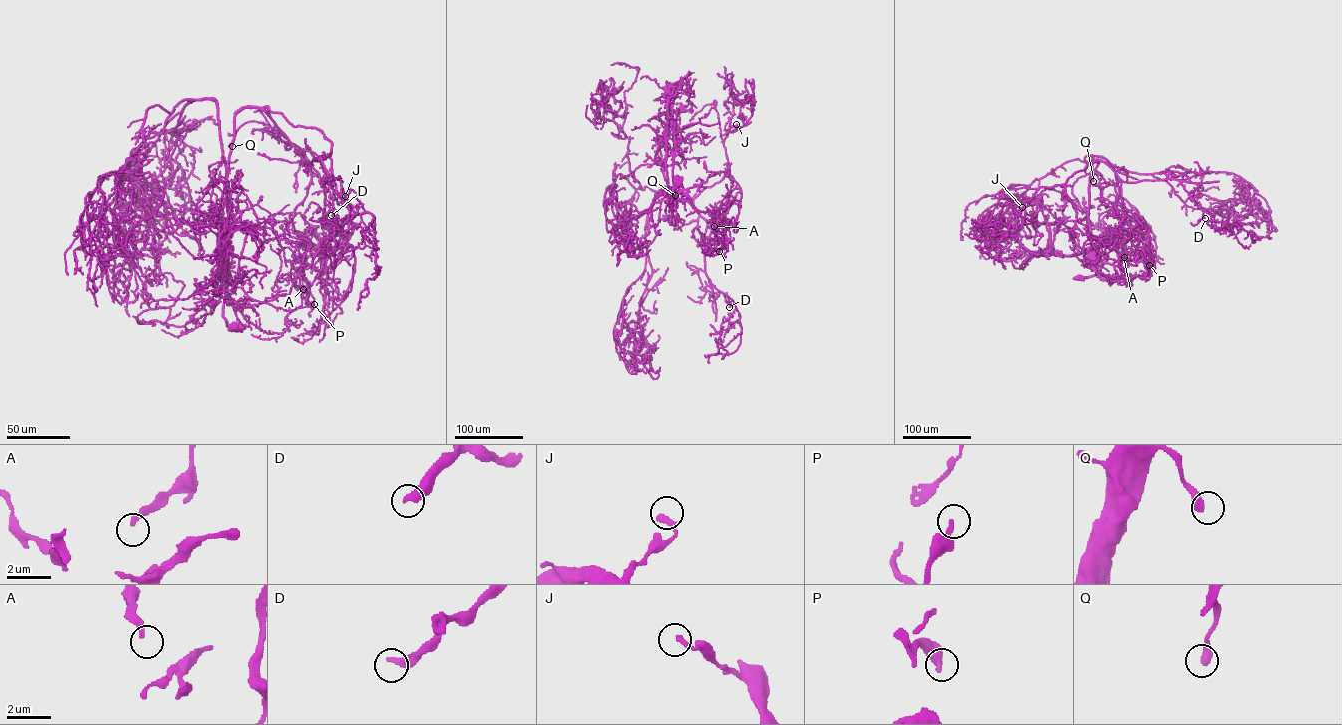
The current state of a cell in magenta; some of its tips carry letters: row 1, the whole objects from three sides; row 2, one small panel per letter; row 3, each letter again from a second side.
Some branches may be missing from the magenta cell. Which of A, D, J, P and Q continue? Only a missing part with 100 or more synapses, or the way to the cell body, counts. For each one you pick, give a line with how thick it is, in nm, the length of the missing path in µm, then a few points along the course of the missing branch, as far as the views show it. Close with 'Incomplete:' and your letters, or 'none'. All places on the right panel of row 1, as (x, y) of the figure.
D: 360 nm thick; about 80 µm are missing; missing branch runs (1205, 218), (1229, 207), (1232, 211), (1229, 210)
Incomplete: D

